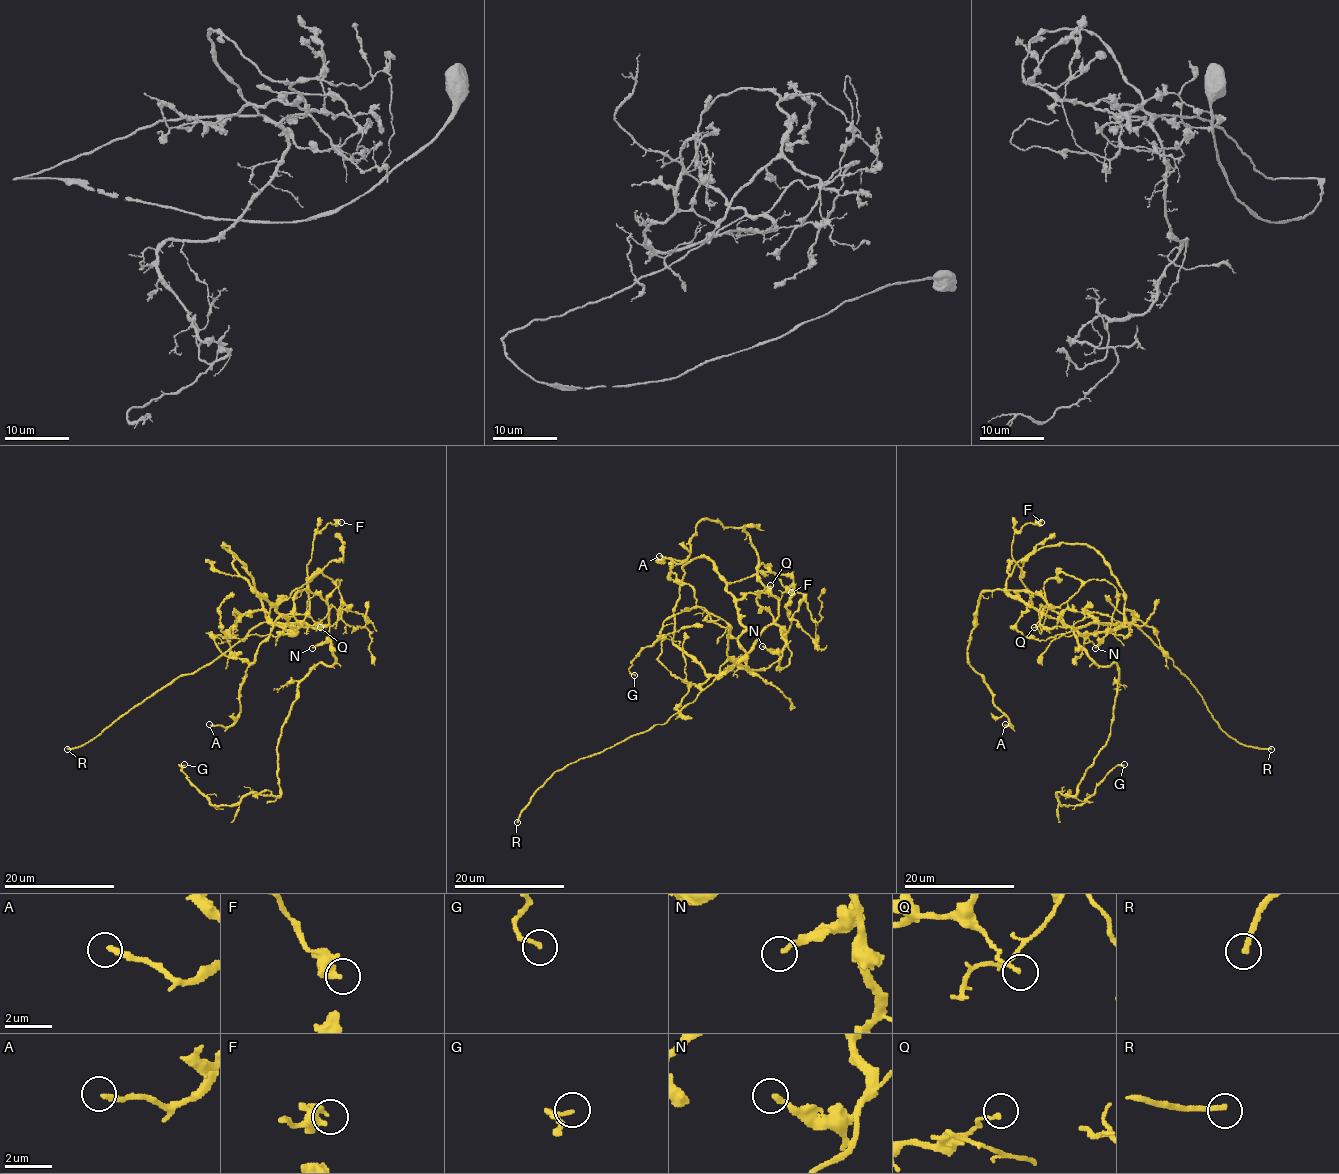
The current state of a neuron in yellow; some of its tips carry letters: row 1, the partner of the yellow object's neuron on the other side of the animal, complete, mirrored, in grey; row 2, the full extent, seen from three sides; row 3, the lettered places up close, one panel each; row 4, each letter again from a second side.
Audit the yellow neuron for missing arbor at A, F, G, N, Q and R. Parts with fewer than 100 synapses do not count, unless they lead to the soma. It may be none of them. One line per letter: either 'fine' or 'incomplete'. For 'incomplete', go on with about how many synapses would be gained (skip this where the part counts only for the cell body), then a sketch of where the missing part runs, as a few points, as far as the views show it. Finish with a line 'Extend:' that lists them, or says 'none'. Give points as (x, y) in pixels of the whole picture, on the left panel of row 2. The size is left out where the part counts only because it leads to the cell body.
A: fine
F: fine
G: fine
N: fine
Q: fine
R: incomplete; course (67, 749), (89, 742), (126, 739), (196, 742), (215, 739), (218, 731)
Extend: R

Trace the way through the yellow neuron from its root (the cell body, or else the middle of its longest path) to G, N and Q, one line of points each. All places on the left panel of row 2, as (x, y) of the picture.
G: (330, 637), (334, 662), (299, 683), (281, 728), (279, 795), (212, 805), (184, 764)
N: (330, 637), (333, 606), (348, 624), (366, 623), (341, 606), (338, 579), (328, 638), (312, 648)
Q: (330, 637), (306, 623), (284, 629), (295, 631), (287, 623), (295, 615), (320, 627)

